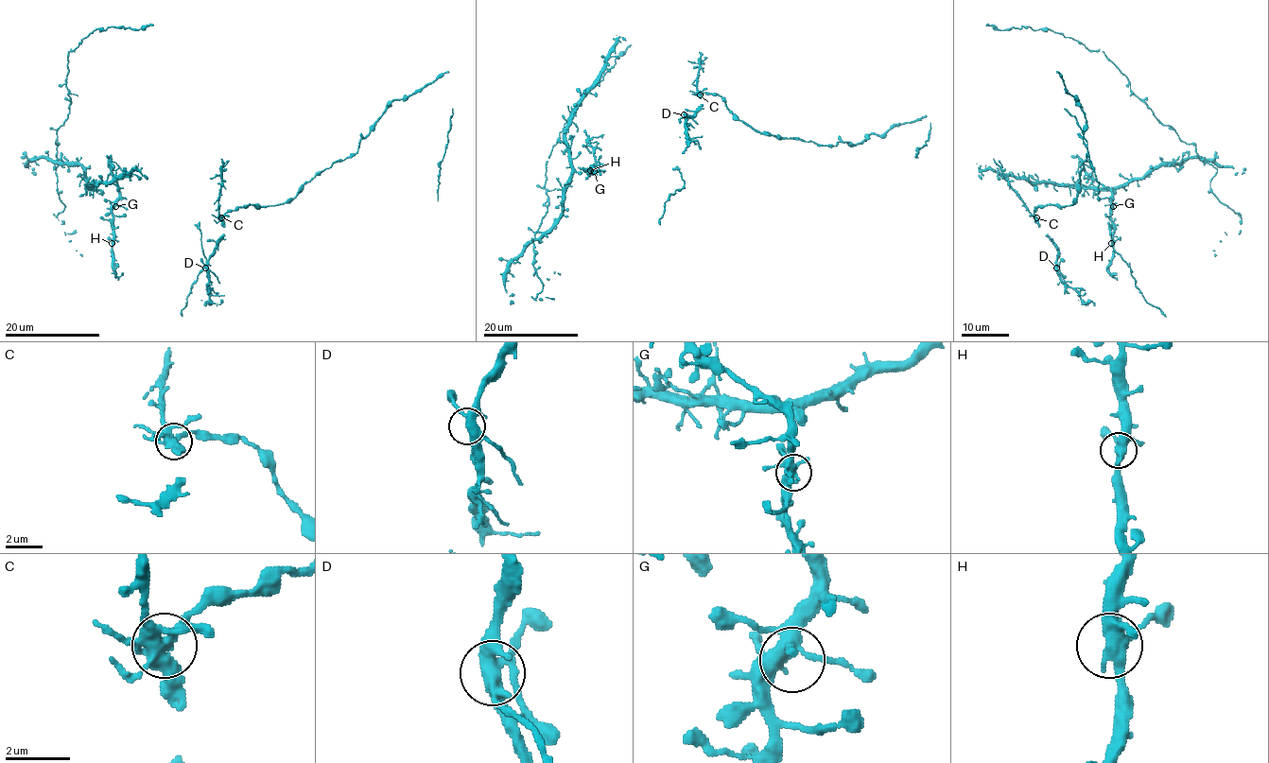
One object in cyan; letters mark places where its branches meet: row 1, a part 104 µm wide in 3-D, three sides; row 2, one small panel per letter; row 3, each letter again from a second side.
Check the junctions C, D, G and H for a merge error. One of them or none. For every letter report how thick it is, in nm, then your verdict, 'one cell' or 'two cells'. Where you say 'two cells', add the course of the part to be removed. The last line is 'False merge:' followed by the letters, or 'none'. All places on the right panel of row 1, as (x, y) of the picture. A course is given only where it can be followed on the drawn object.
C: calibre 400 nm; two cells
D: calibre 380 nm; one cell
G: calibre 400 nm; one cell
H: calibre 400 nm; one cell
False merge: C

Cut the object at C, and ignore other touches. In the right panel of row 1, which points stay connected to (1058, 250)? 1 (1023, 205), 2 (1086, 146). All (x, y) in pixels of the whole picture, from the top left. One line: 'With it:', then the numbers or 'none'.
With it: 1

